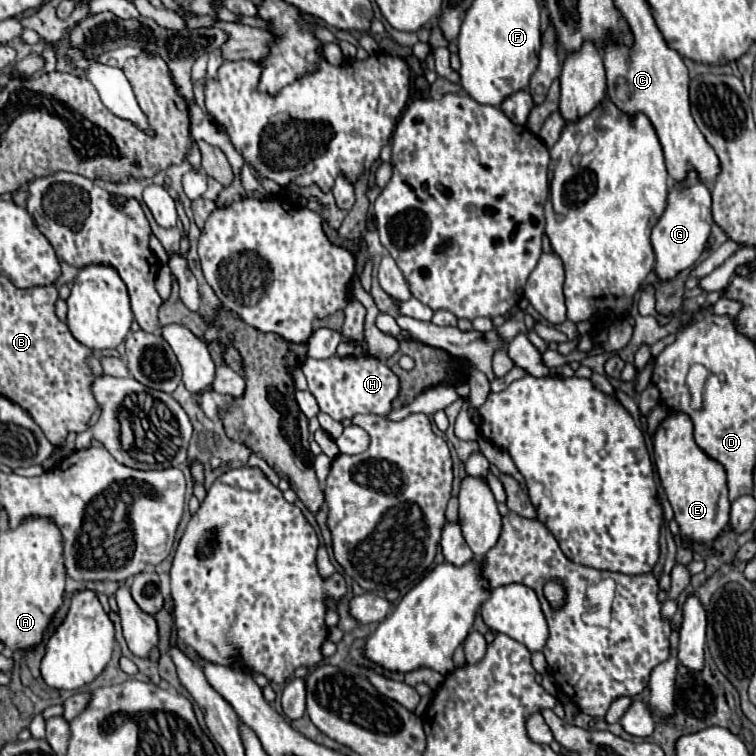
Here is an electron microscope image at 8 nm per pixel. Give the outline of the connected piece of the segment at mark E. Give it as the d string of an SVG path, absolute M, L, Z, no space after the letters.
M670 413L654 435L654 463L674 509L674 519L680 527L682 547L692 543L712 543L728 525L730 501L726 489L726 473L722 465L710 459L692 437L692 423L682 413Z

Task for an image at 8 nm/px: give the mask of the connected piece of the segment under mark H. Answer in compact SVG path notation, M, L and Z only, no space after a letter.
M332 355L328 359L306 359L302 371L308 379L308 391L314 395L320 411L328 413L332 419L352 419L358 413L376 413L388 417L394 409L392 401L400 393L400 379L392 369L372 355L364 357L340 357Z

